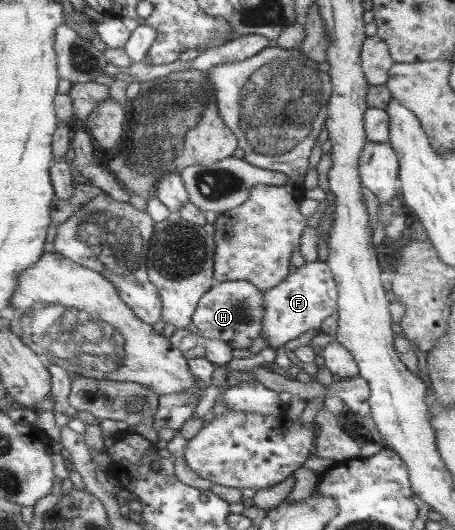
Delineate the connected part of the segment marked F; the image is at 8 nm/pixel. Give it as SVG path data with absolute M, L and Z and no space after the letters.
M306 262L285 282L266 292L267 313L263 322L263 336L274 350L284 347L287 342L310 332L320 331L320 324L339 312L339 287L331 266L327 262Z

